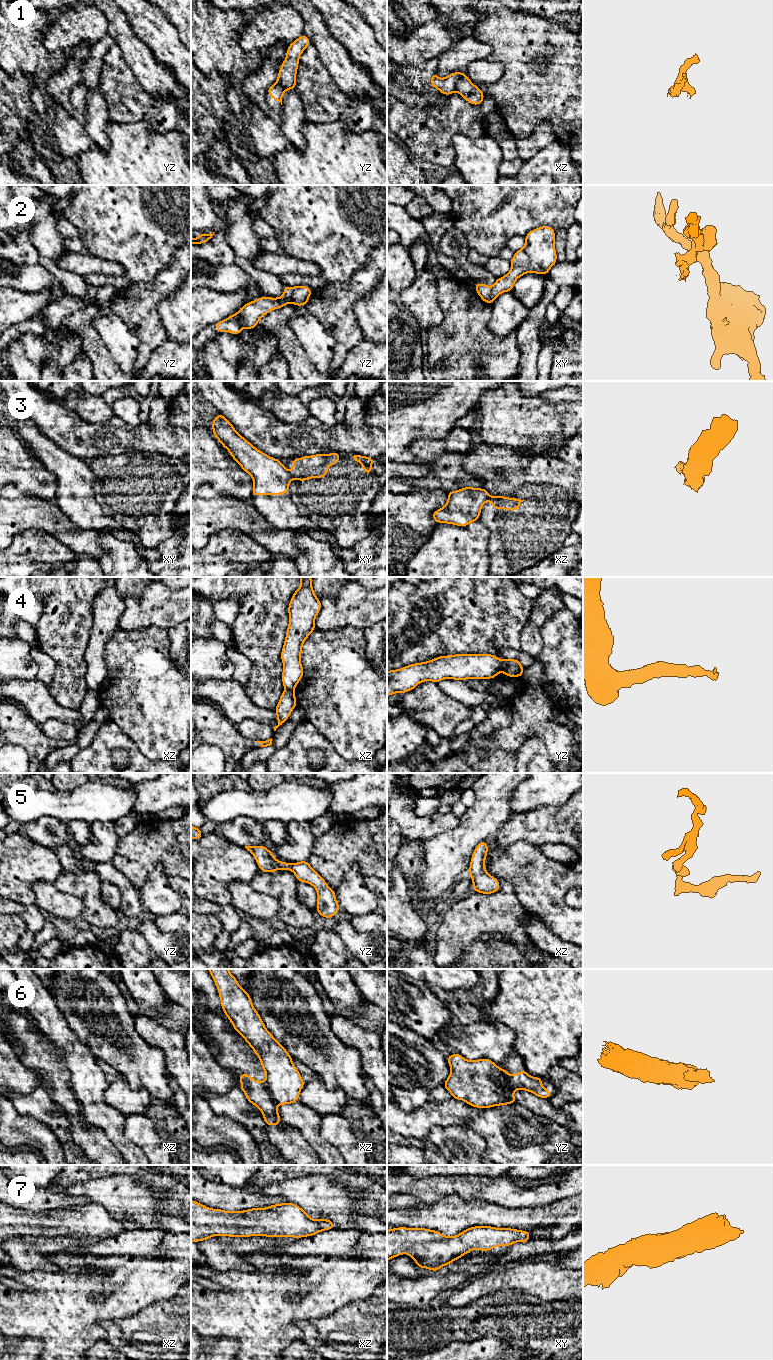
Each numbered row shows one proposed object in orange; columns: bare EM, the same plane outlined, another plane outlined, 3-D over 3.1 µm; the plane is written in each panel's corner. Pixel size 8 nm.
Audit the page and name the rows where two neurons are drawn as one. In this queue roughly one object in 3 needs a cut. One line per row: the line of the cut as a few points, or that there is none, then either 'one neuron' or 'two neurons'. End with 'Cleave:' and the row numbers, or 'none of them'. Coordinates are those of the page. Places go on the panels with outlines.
1: cut xz (463, 73), (458, 79), (454, 91); two neurons
2: cut xy (491, 287), (491, 301), (489, 303); two neurons
3: cut xy (290, 473), (293, 477); two neurons
4: cut yz (499, 660), (501, 671); two neurons
5: cut none; one neuron
6: cut xz (265, 1081), (265, 1094), (277, 1104); two neurons
7: cut none; one neuron
Cleave: 1, 2, 3, 4, 6

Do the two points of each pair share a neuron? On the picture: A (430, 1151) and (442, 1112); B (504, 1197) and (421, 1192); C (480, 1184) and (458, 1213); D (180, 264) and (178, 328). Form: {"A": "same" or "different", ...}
{"A": "different", "B": "same", "C": "different", "D": "different"}

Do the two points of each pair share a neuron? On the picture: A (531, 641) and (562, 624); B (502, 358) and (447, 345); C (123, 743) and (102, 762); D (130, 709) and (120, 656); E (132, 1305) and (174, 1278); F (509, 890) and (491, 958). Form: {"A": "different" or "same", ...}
{"A": "different", "B": "same", "C": "same", "D": "same", "E": "same", "F": "same"}

